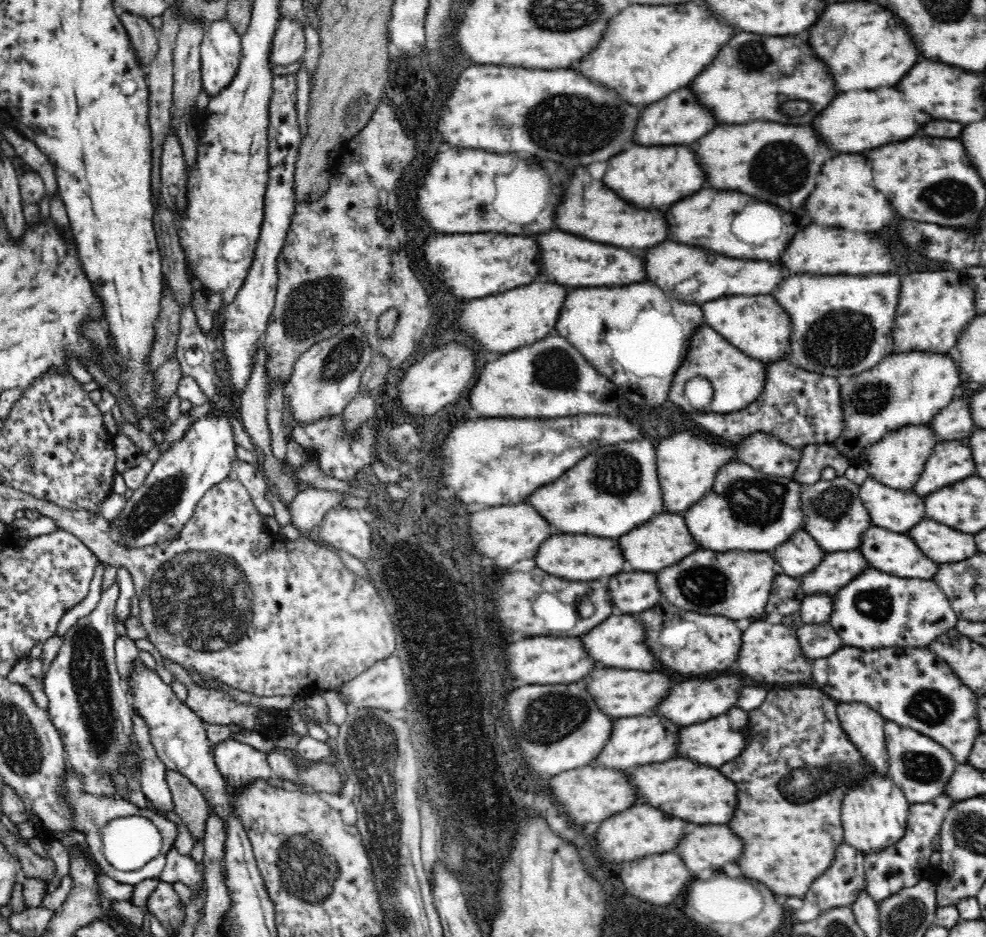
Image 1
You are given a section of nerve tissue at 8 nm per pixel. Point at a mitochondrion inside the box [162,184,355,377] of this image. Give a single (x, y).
(314, 308)

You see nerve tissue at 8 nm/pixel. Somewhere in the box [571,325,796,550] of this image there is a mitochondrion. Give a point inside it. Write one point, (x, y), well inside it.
(758, 502)

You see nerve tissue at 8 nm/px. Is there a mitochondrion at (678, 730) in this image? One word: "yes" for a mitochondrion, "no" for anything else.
no

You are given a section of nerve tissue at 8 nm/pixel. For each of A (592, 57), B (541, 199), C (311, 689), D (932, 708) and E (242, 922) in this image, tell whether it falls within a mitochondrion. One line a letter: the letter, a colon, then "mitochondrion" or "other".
A: other
B: other
C: other
D: mitochondrion
E: other

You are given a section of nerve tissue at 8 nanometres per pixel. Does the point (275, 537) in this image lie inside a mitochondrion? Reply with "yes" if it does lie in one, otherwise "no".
no

